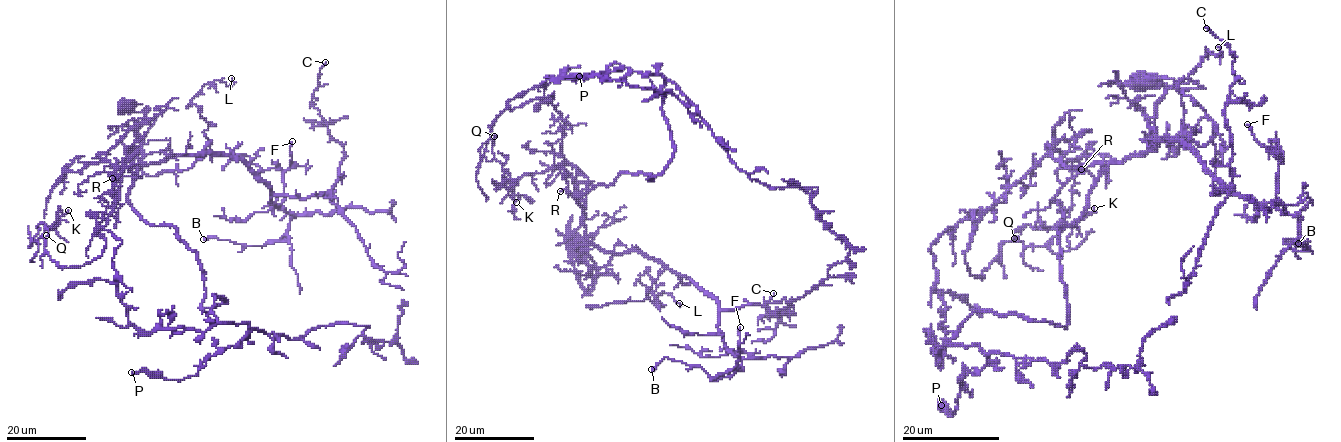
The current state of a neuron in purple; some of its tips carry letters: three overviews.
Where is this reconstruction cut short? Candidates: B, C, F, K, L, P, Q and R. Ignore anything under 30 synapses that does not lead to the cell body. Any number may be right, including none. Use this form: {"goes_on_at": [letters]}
{"goes_on_at": []}

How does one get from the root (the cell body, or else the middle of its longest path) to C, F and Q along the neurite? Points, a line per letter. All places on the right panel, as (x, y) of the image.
C: (1148, 83), (1202, 88), (1167, 90), (1150, 151), (1178, 140), (1222, 192), (1234, 55), (1206, 28)
F: (1148, 83), (1202, 88), (1167, 90), (1150, 151), (1178, 140), (1234, 192), (1272, 202), (1278, 158), (1247, 124)
Q: (1148, 83), (1202, 88), (1167, 90), (1149, 151), (1042, 158), (981, 216), (969, 272), (1014, 238)

